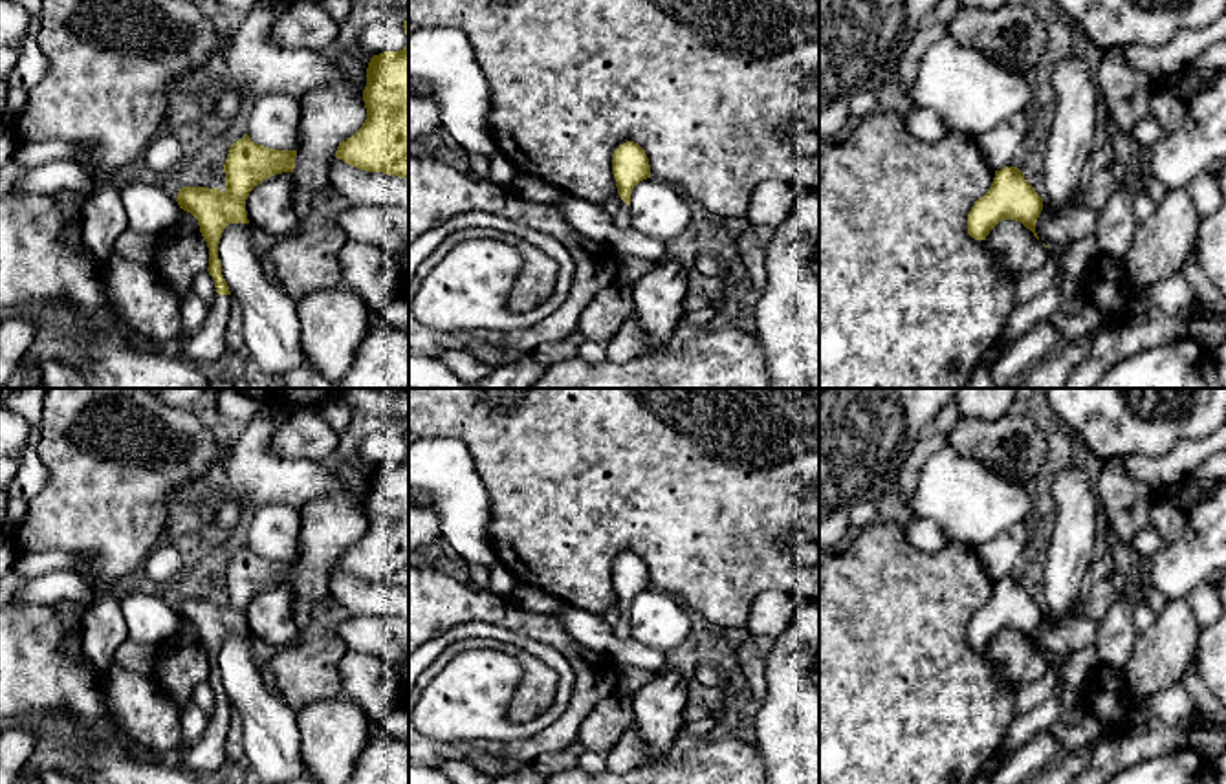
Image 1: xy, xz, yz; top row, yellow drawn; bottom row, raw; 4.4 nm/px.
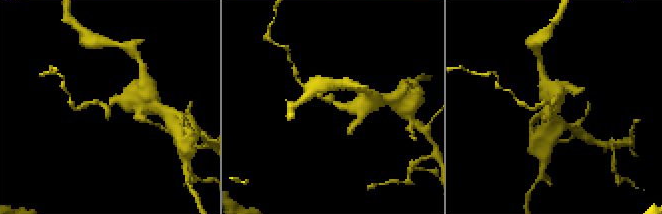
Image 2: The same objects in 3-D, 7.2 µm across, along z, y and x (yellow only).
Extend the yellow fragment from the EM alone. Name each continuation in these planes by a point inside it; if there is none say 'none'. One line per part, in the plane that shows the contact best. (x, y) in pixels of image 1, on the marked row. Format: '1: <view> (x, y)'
1: xy (207, 345)

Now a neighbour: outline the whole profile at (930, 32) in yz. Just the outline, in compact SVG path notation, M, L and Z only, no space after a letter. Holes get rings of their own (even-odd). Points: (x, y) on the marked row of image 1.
M927 20L918 27L896 70L896 77L903 93L909 93L916 79L922 55L927 51L929 46L933 46L936 40L940 40L946 35L949 35L947 24L936 20Z

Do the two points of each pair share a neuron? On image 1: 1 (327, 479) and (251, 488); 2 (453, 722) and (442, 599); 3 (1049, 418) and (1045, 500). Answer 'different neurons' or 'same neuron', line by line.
1: same neuron
2: different neurons
3: same neuron

